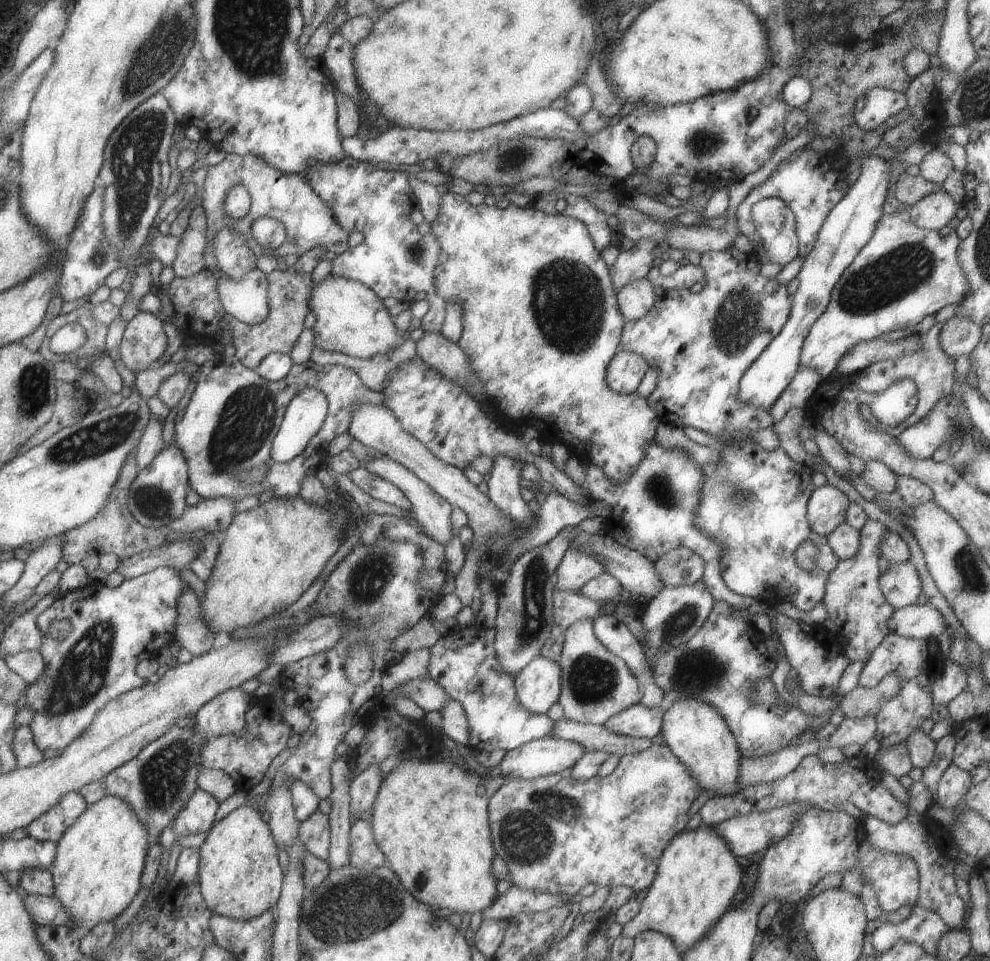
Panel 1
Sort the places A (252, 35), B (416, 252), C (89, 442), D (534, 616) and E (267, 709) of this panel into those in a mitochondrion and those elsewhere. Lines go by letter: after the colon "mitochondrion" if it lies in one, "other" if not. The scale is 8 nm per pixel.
A: mitochondrion
B: mitochondrion
C: mitochondrion
D: mitochondrion
E: other

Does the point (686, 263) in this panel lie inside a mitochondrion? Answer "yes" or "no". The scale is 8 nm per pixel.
no

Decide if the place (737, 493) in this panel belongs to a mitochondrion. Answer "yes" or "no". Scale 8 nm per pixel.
yes

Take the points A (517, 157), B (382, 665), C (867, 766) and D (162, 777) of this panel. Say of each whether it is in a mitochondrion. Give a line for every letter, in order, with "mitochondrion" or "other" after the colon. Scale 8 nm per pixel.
A: mitochondrion
B: other
C: other
D: mitochondrion

